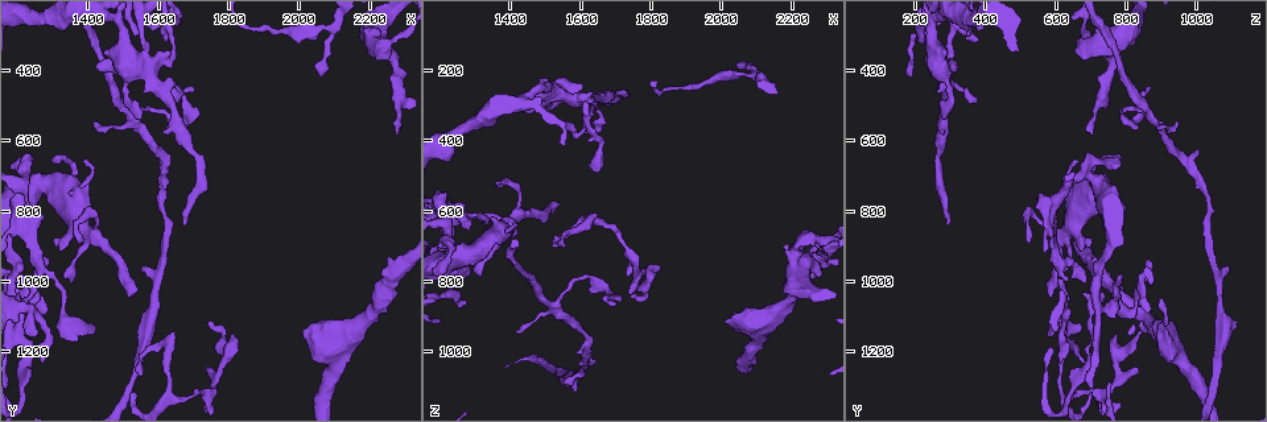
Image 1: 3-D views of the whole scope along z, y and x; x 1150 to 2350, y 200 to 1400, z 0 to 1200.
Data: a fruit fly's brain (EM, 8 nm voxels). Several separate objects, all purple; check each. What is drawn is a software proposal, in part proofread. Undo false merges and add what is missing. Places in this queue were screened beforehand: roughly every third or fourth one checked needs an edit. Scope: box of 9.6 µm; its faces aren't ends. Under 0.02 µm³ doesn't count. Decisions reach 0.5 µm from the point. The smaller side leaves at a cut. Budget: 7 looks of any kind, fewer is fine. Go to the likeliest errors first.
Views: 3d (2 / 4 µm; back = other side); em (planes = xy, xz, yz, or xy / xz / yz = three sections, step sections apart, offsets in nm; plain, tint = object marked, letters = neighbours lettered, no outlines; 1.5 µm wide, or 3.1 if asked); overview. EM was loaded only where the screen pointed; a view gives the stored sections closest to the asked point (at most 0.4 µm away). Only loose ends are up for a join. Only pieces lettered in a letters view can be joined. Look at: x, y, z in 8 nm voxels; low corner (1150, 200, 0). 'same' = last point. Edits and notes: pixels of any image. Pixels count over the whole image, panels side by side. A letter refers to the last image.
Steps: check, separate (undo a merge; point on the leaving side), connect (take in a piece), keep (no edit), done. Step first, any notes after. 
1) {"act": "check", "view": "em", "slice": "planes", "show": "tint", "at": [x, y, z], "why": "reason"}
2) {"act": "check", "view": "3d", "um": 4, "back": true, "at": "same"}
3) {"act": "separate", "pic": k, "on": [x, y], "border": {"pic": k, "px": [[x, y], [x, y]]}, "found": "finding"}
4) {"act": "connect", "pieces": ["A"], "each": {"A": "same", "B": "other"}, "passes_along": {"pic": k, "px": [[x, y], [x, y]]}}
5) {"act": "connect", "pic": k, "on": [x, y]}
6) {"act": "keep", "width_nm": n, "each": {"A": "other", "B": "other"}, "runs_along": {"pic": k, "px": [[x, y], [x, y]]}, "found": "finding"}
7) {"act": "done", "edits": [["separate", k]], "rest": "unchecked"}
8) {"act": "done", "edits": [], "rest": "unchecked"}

{"act": "check", "view": "em", "um": 3.1, "slice": "planes", "show": "letters", "at": [1630, 290, 300], "why": "a narrow waist"}

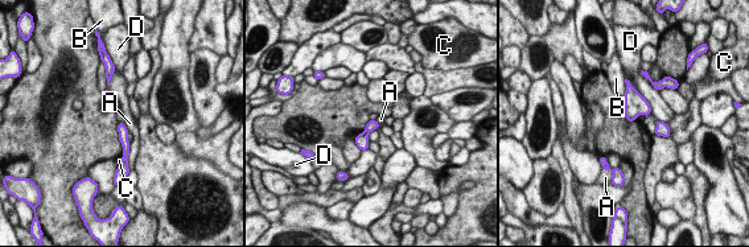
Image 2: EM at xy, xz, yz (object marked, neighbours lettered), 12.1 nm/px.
{"act": "keep", "width_nm": 120, "each": {"A": "other", "B": "other", "C": "other", "D": "other"}, "found": "all the same cell"}

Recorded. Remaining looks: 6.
{"act": "check", "view": "em", "slice": "planes", "show": "letters", "at": [1520, 1040, 590], "why": "branch stops here"}

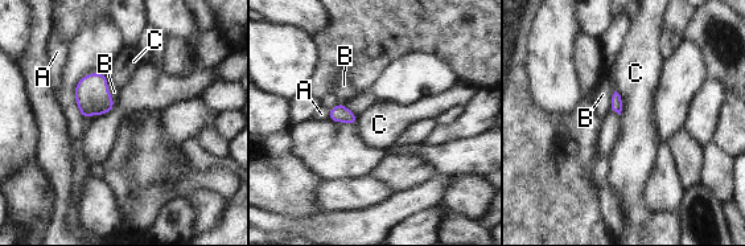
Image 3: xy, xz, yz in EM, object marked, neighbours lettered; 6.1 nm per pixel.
{"act": "keep", "width_nm": 110, "each": {"A": "other", "B": "other", "C": "other"}, "border": {"pic": 3, "px": [[328, 111], [329, 119]]}, "found": "no lettered piece goes on from it"}

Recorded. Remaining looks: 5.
{"act": "check", "view": "em", "slice": "xy", "step": 4, "show": "letters", "at": [1750, 1270, 840]}

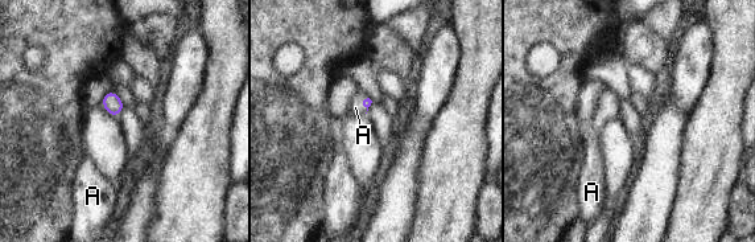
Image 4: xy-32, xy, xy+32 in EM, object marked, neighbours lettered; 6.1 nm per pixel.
{"act": "check", "view": "em", "slice": "planes", "show": "letters", "at": "same"}

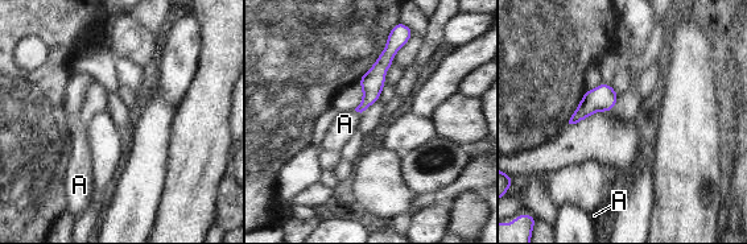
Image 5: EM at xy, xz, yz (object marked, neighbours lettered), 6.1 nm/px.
{"act": "connect", "pieces": ["A"], "each": {"A": "same"}, "passes_along": {"pic": 5, "px": [[372, 82], [358, 111], [345, 124]]}, "found": "it goes on there"}

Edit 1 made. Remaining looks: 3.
{"act": "done", "edits": [["connect", 5]], "rest": "unchecked"}

